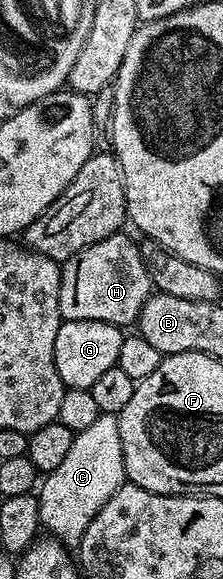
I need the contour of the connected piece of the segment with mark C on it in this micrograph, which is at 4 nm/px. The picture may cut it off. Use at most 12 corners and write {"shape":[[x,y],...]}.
{"shape":[[117,417],[73,435],[37,497],[42,530],[80,546],[126,484]]}

